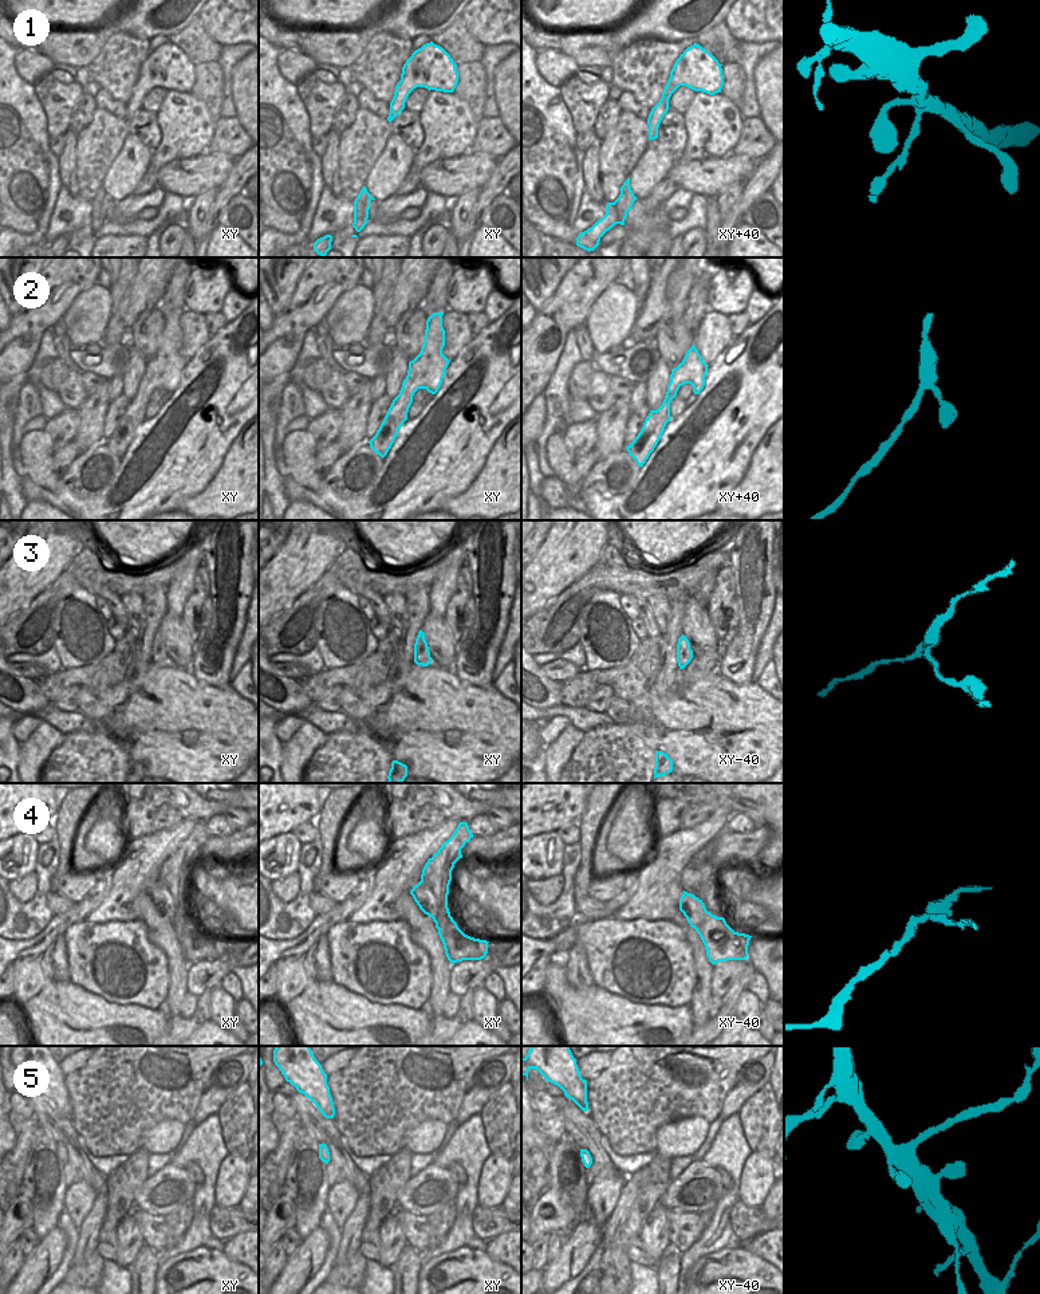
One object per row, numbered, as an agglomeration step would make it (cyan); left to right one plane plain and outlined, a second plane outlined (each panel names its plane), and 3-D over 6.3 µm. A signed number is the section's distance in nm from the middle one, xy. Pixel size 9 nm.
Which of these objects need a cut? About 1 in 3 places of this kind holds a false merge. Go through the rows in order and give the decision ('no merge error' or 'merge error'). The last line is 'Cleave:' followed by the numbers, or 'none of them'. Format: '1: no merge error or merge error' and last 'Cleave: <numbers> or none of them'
1: no merge error
2: no merge error
3: merge error
4: merge error
5: no merge error
Cleave: 3, 4

